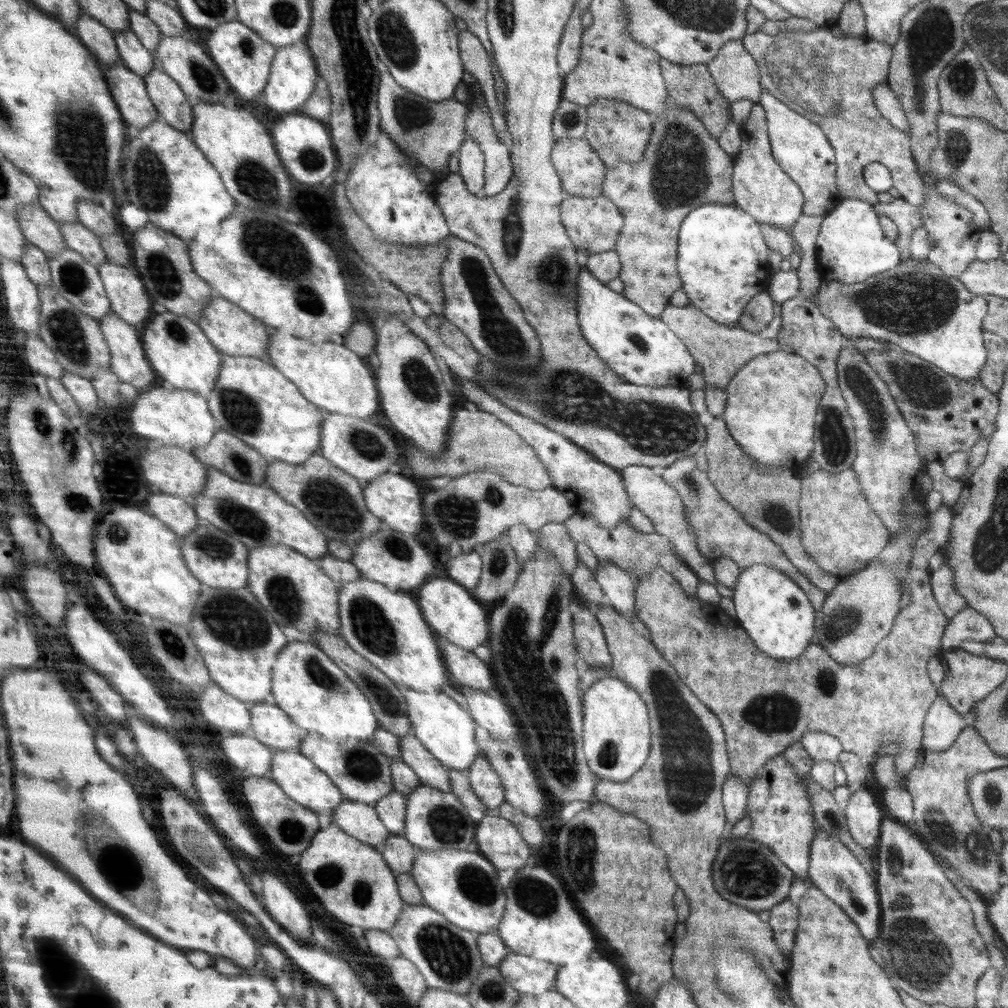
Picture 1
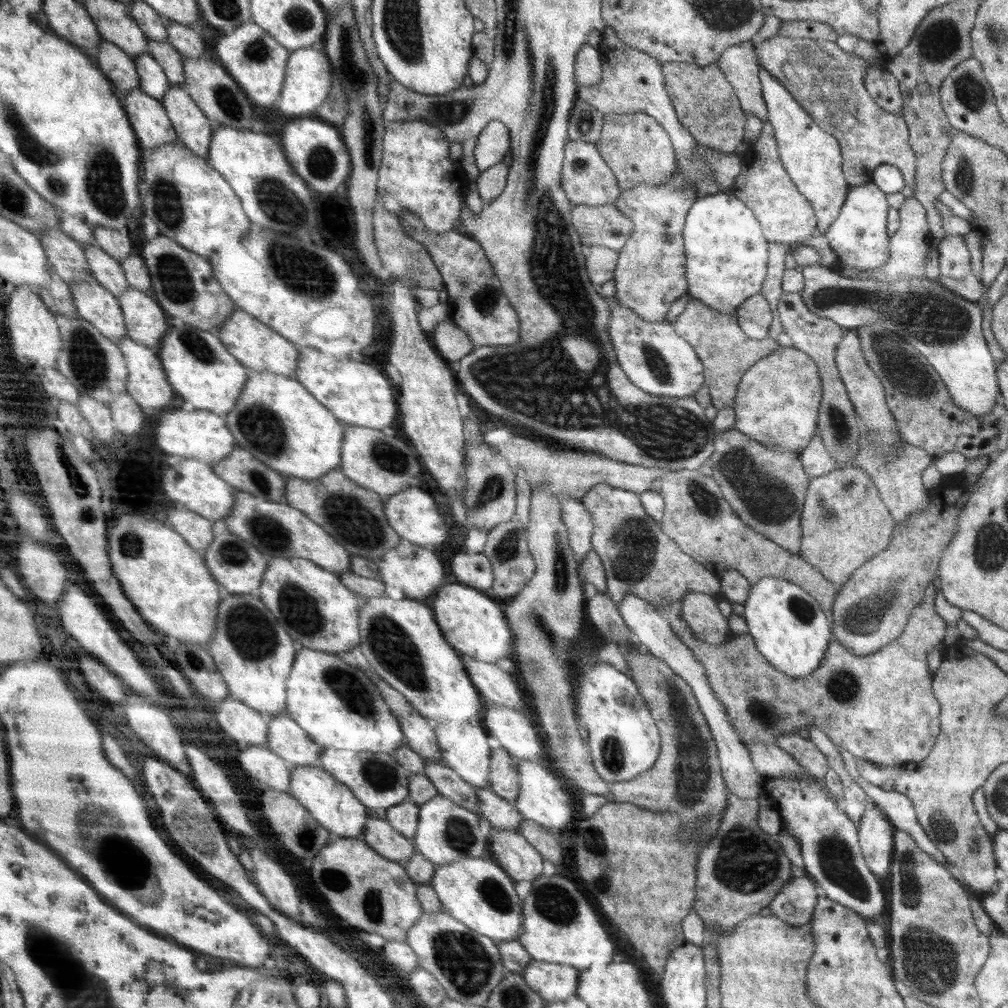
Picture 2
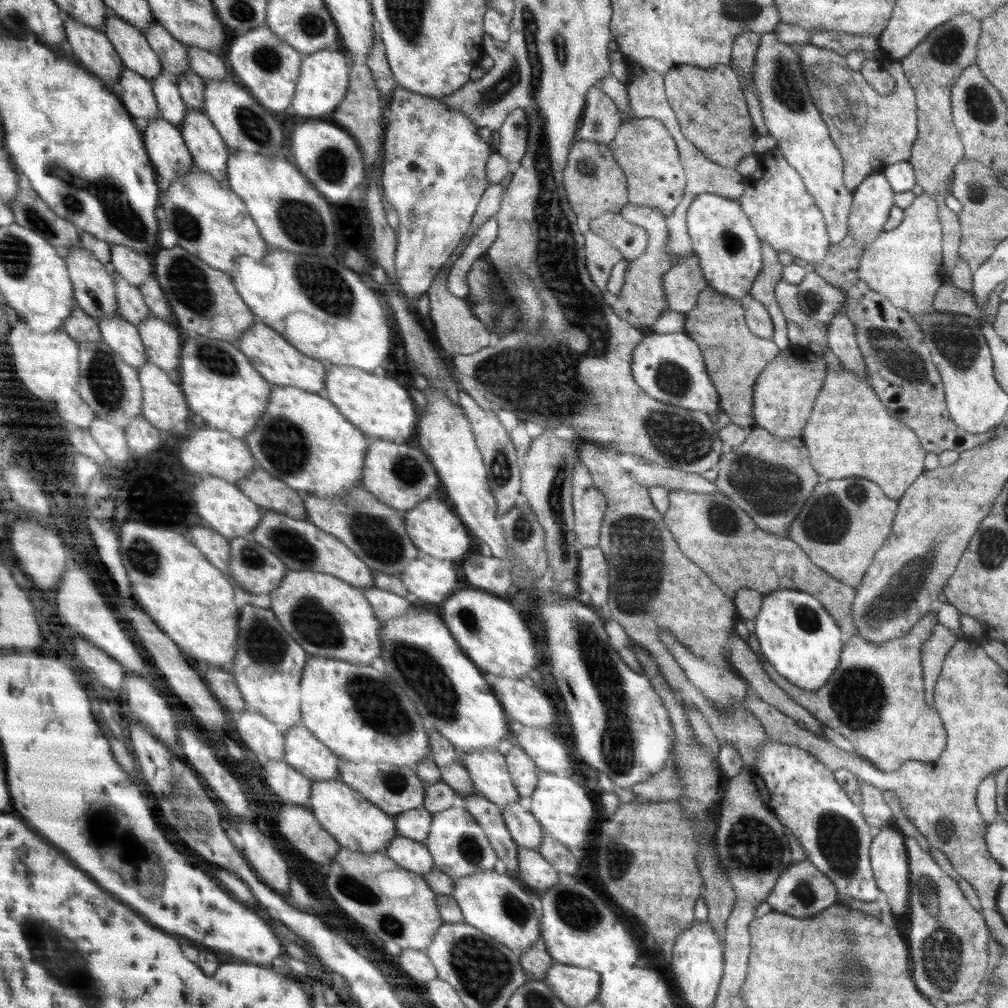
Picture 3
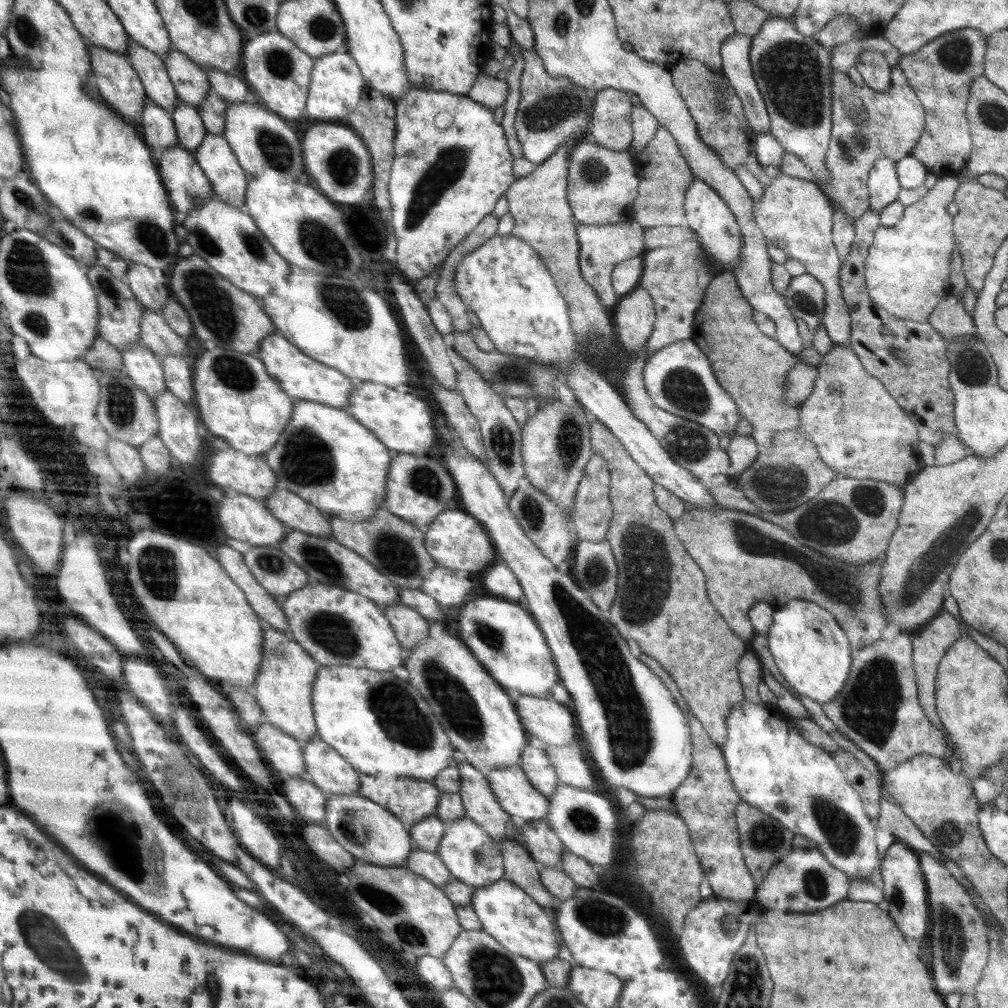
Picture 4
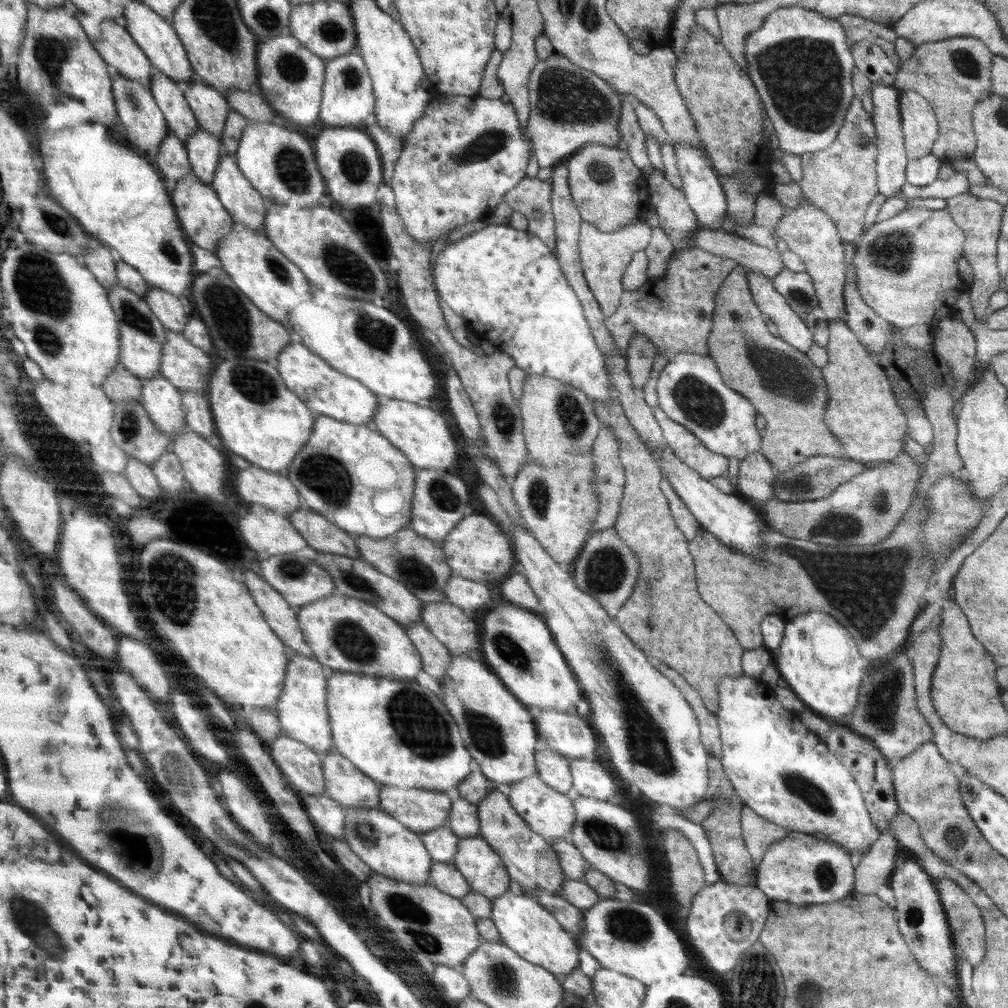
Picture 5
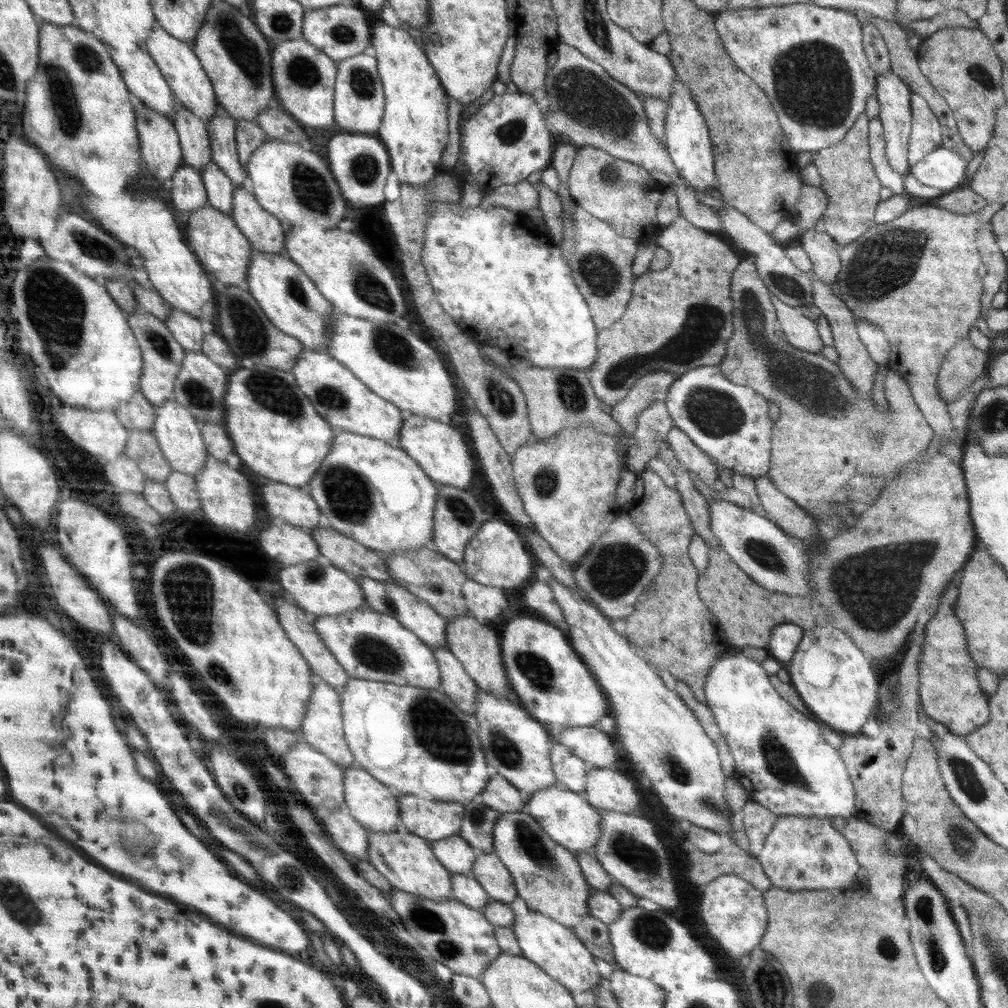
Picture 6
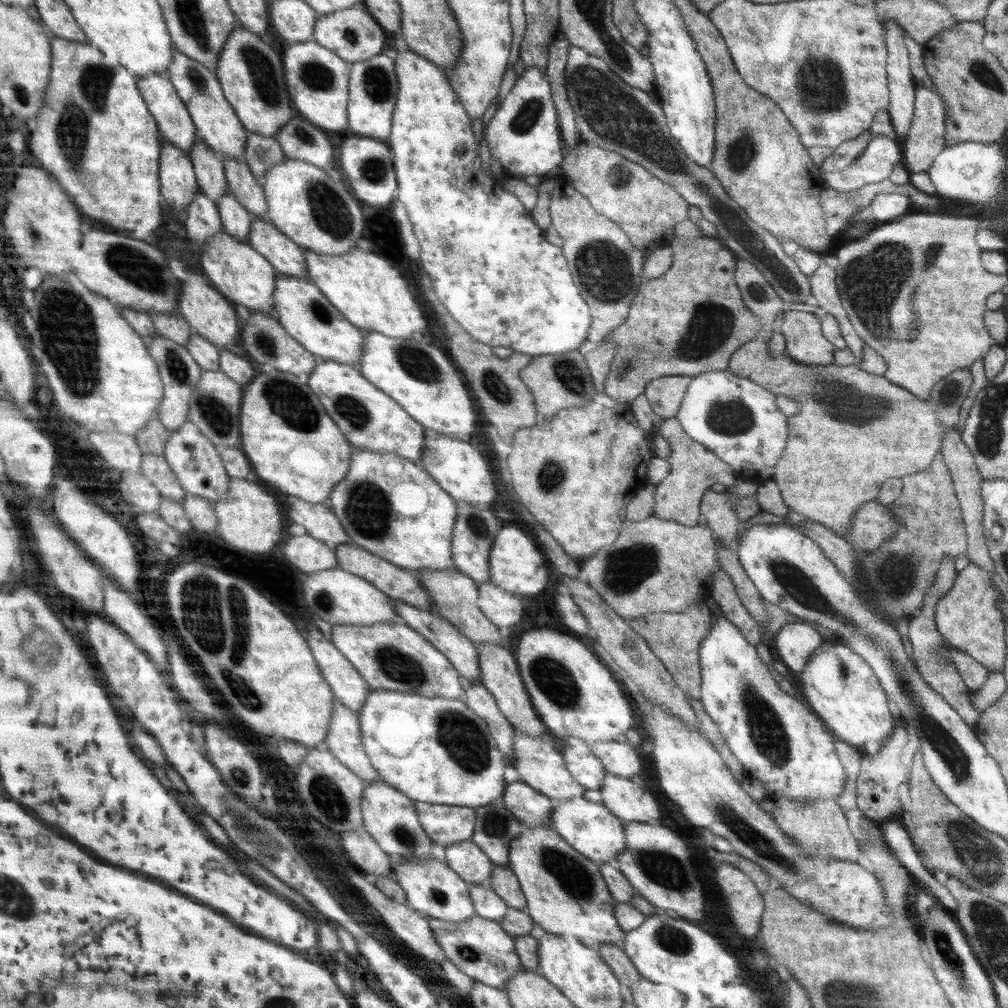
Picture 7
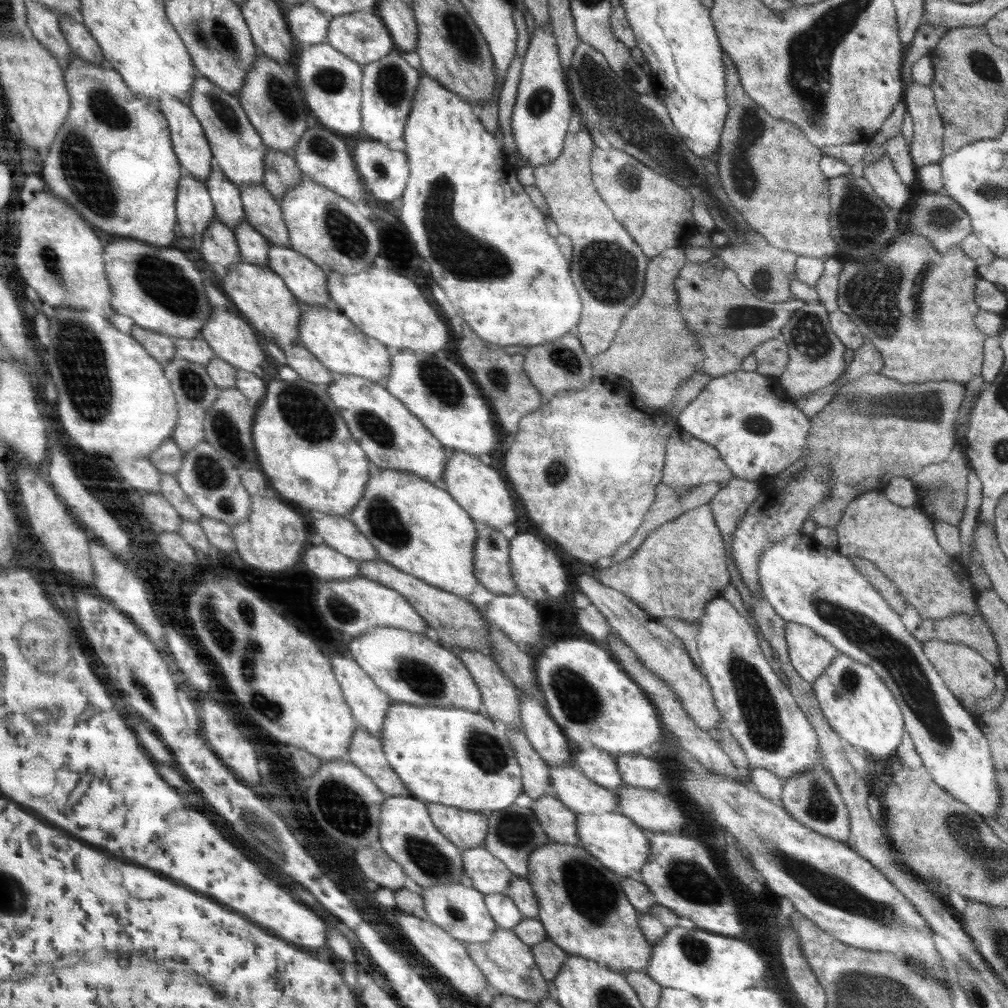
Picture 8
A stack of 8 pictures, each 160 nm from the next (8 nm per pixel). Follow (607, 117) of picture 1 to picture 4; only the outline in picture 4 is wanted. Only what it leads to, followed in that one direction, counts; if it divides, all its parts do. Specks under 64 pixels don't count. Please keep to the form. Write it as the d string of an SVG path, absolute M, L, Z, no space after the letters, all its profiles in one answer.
M659 126L650 144L632 156L639 178L639 190L633 203L634 221L643 229L658 226L685 227L686 190L693 182L693 174L671 132Z

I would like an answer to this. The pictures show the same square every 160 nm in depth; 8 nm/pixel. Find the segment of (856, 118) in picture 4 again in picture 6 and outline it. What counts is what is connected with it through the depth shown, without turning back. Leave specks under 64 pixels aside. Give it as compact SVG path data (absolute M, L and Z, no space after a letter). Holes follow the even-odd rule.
M911 93L911 133L909 136L909 163L920 162L927 154L941 146L941 124L929 104L919 94ZM862 113L848 130L845 137L834 147L815 151L813 165L820 173L820 190L828 198L828 207L822 217L822 230L825 230L839 245L844 246L858 240L874 224L875 214L880 202L881 187L871 166L870 142L865 135L865 121L868 115Z

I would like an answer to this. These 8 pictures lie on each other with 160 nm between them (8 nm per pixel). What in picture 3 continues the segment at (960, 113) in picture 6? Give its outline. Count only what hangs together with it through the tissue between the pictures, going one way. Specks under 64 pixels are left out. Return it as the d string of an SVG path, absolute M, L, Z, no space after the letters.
M967 12L957 14L947 24L932 30L908 56L900 60L907 82L913 88L917 106L917 137L909 163L915 172L916 185L936 202L943 232L943 268L948 276L958 261L961 227L958 215L948 209L945 198L951 188L950 178L956 163L964 157L964 147L953 123L950 95L952 85L962 71L976 62L980 33L981 22L978 18Z

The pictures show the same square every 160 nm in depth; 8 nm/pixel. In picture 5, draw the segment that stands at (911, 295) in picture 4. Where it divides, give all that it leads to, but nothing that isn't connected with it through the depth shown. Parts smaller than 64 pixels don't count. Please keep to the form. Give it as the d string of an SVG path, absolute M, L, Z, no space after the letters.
M906 208L893 218L874 223L855 243L853 258L857 289L862 300L877 316L897 328L924 324L935 328L945 317L954 316L962 281L958 275L958 259L964 254L964 231L950 217L948 210Z

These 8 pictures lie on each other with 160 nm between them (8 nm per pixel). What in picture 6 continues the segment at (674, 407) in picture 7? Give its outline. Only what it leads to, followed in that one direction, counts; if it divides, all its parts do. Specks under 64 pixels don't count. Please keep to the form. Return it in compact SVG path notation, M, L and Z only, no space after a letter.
M655 370L645 374L624 400L618 402L608 411L610 416L622 426L624 432L632 434L636 430L638 415L649 406L653 400L665 401L676 376L665 370Z

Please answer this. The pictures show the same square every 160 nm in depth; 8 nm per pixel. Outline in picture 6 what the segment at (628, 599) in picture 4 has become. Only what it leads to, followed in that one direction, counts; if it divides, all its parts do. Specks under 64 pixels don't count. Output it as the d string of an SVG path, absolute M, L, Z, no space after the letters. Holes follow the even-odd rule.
M682 214L671 225L662 227L659 237L654 242L670 255L668 266L664 270L648 270L636 279L633 282L632 298L622 318L612 326L597 331L598 354L591 369L587 370L587 377L607 411L624 400L636 382L649 372L665 370L679 377L699 366L719 366L733 335L731 278L742 260L731 252L721 235L692 226ZM647 467L636 472L636 488L628 515L639 529L657 546L663 566L636 603L635 609L619 621L618 628L632 646L658 671L667 670L675 679L690 687L694 697L706 703L706 678L716 660L727 653L729 644L718 619L703 603L697 591L699 572L689 557L688 545L693 535L693 524L686 514L680 491L669 487Z

